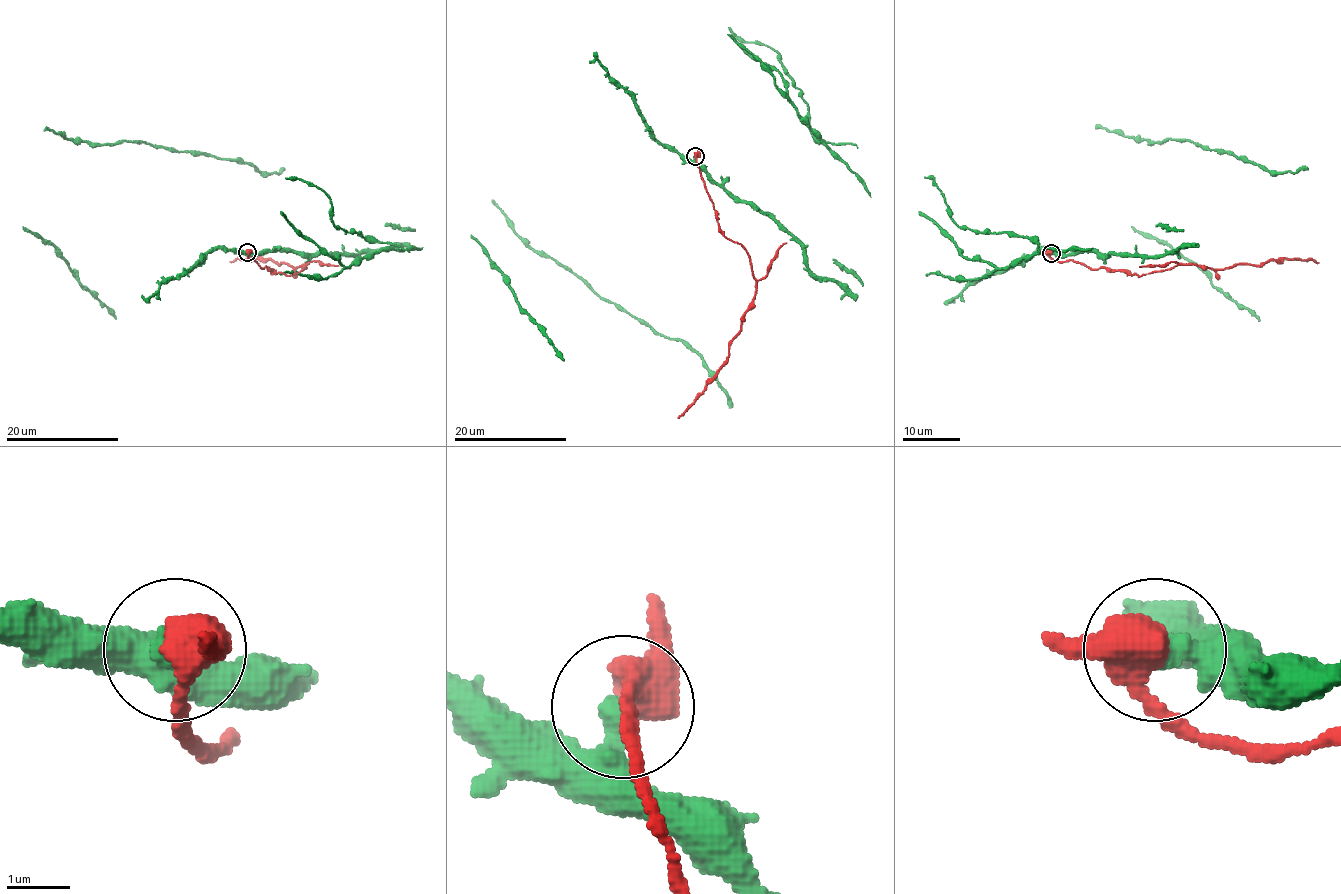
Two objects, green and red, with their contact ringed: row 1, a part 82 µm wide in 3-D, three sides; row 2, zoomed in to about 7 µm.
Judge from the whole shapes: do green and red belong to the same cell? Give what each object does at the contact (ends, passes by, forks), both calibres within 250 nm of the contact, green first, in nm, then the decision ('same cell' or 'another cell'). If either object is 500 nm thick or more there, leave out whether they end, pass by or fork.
460 nm thick on the green side, 550 nm on the other; another cell

